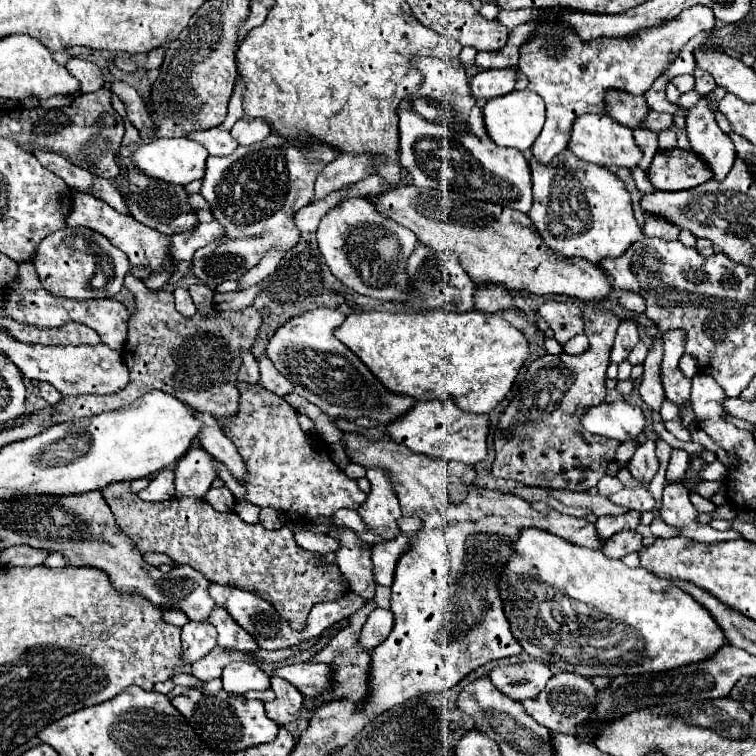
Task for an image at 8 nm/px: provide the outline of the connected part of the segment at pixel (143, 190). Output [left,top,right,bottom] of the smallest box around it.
[115,147,197,235]

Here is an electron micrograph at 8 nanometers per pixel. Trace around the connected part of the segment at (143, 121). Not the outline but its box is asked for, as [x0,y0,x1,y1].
[109,81,153,143]

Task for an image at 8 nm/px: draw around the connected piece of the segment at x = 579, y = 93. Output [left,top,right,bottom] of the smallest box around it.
[519,5,715,163]

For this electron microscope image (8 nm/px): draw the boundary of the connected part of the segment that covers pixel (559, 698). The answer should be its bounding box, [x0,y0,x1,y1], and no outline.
[521,673,597,733]

